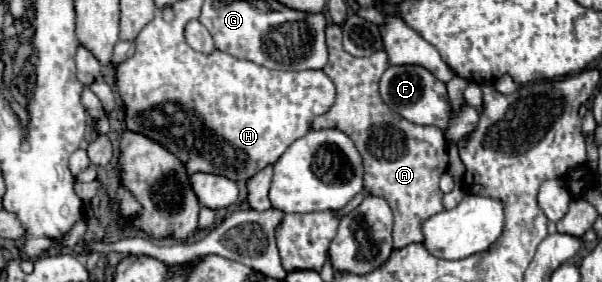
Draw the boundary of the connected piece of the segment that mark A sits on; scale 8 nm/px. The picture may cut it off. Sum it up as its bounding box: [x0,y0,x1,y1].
[310,24,448,248]

